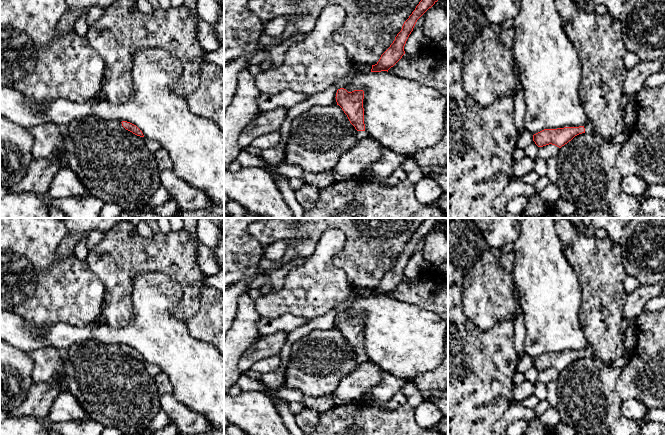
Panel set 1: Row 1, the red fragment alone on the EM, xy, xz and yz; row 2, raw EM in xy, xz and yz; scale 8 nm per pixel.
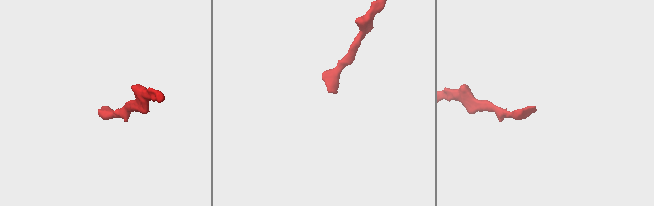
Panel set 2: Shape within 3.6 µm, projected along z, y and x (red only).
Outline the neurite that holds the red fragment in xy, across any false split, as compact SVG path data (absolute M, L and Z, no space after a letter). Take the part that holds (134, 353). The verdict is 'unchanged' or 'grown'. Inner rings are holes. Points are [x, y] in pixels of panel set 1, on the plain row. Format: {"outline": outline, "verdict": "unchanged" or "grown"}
{"outline": "M122 345L122 350L132 356L133 358L137 359L137 360L140 360L140 361L144 361L142 355L134 348L130 347L130 346L127 346L127 345Z", "verdict": "unchanged"}

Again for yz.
{"outline": "M588 344L584 350L544 353L533 359L533 365L538 371L552 368L561 372L575 360L585 356L590 357L592 355L593 347L592 345Z", "verdict": "grown"}

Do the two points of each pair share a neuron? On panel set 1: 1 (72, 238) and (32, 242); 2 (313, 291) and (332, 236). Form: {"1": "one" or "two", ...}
{"1": "two", "2": "one"}

